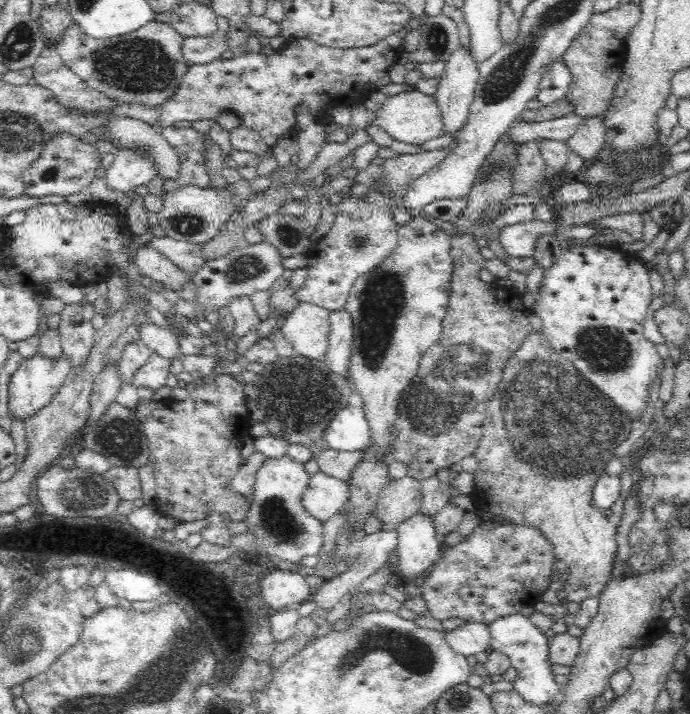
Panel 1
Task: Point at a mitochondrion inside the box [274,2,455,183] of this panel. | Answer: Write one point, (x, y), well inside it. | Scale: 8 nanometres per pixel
(436, 37)

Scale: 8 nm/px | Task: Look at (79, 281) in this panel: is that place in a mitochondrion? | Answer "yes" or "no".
no

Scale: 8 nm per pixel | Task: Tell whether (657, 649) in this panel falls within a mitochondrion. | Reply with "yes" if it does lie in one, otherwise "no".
no

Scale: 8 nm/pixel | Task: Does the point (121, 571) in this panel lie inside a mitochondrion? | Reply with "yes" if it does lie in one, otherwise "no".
no

